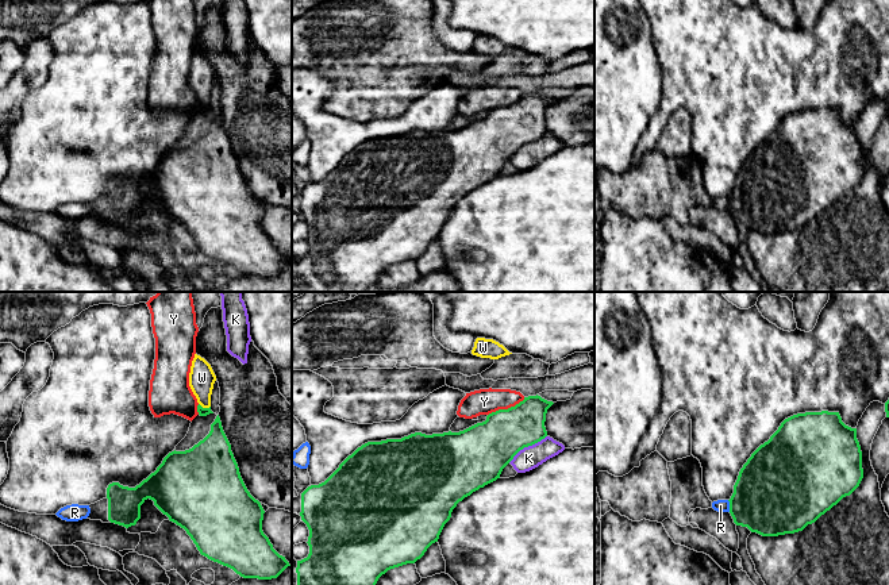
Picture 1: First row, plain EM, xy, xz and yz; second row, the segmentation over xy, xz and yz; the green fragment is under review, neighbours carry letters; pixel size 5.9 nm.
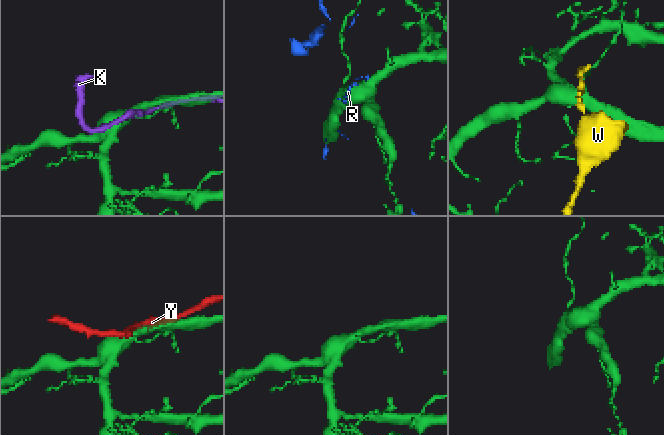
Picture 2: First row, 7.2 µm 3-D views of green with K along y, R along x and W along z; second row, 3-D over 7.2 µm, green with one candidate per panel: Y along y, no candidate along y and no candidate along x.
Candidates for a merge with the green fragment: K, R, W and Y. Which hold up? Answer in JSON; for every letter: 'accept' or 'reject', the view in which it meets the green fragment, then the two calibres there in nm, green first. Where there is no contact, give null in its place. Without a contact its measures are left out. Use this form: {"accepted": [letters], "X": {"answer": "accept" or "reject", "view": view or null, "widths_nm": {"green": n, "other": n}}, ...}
{"accepted": [], "K": {"answer": "reject", "view": "xz", "widths_nm": {"green": 320, "other": 140}}, "R": {"answer": "reject", "view": "yz", "widths_nm": {"green": 460, "other": 80}}, "W": {"answer": "reject", "view": "xy", "widths_nm": {"green": 50, "other": 160}}, "Y": {"answer": "reject", "view": "xz", "widths_nm": {"green": 300, "other": 160}}}

